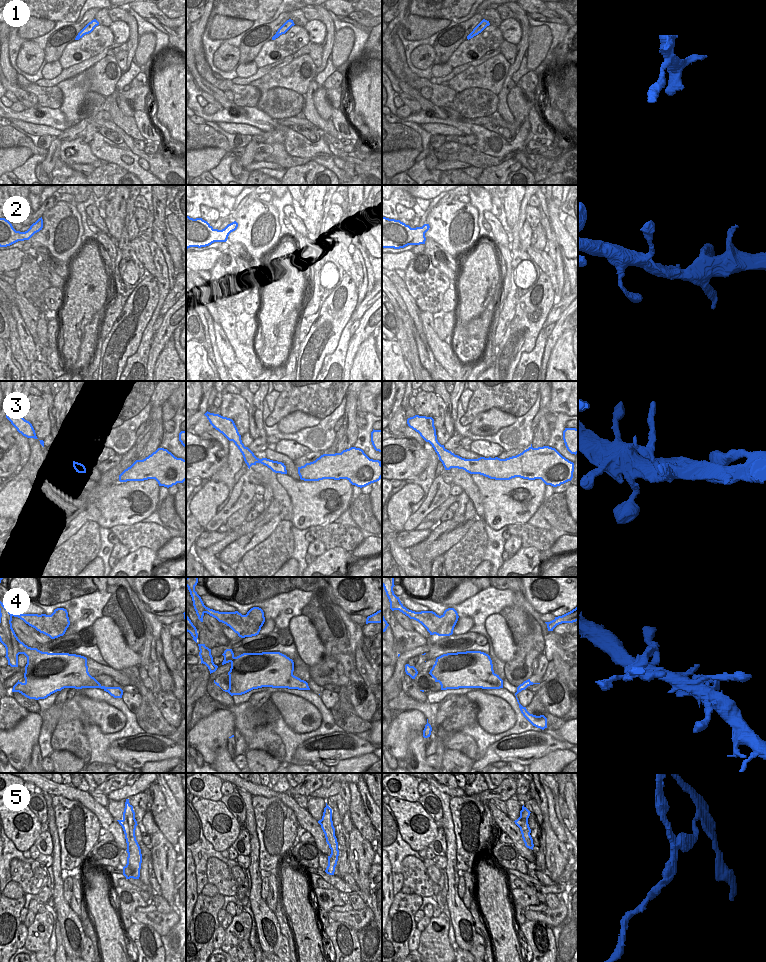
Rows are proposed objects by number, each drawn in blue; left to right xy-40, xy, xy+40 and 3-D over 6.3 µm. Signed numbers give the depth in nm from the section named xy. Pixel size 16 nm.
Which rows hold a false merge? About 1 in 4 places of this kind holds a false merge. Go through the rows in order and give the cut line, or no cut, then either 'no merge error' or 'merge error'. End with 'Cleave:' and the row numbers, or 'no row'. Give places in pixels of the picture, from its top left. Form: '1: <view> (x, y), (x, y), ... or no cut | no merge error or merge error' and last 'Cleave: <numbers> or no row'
1: no cut | no merge error
2: no cut | no merge error
3: no cut | no merge error
4: no cut | no merge error
5: xy+40 (520, 816), (527, 819) | merge error
Cleave: 5

